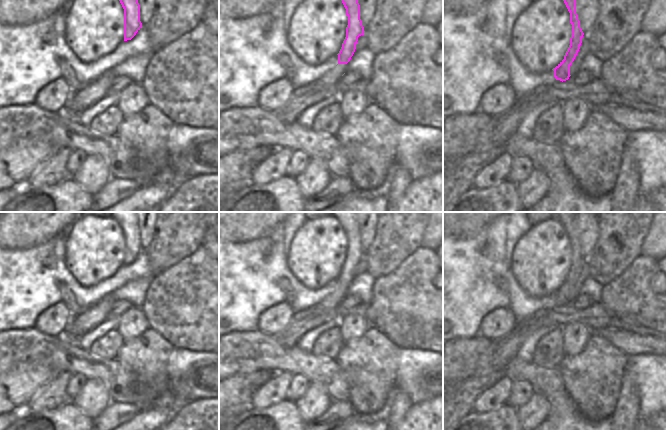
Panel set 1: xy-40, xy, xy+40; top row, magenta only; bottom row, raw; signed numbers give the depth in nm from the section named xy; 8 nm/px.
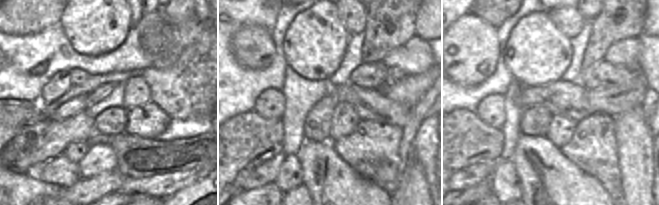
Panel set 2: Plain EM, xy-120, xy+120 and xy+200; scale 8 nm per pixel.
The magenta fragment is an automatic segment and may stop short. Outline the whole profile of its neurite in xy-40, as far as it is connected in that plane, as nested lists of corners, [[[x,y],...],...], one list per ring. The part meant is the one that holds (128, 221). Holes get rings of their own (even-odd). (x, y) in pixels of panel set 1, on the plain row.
[[[112,212],[124,233],[124,265],[131,264],[142,251],[136,212]]]

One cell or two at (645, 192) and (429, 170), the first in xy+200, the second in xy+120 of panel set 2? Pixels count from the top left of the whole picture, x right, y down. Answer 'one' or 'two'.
two

